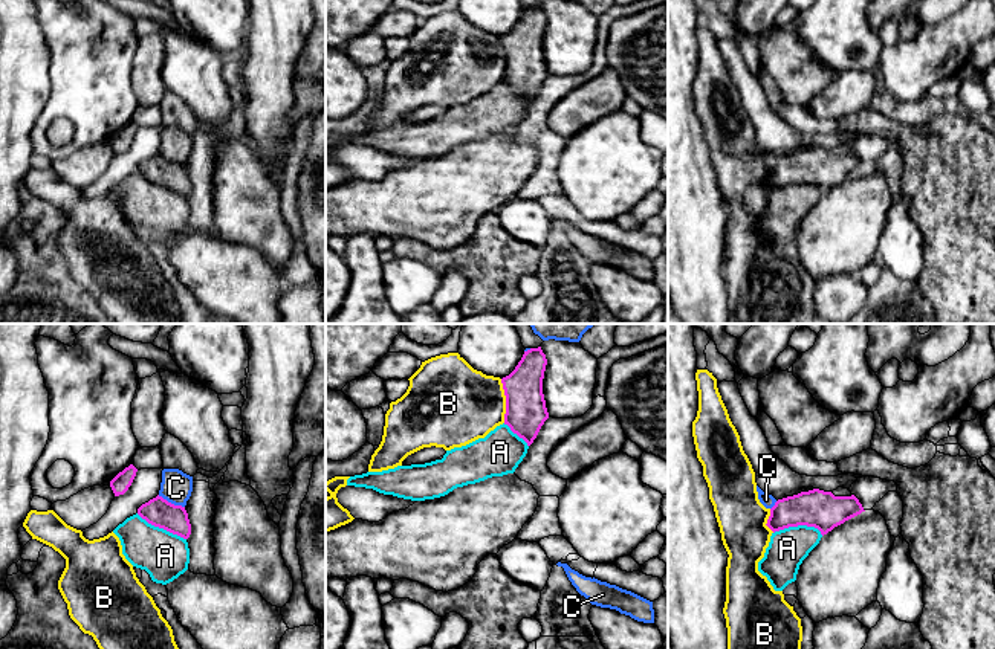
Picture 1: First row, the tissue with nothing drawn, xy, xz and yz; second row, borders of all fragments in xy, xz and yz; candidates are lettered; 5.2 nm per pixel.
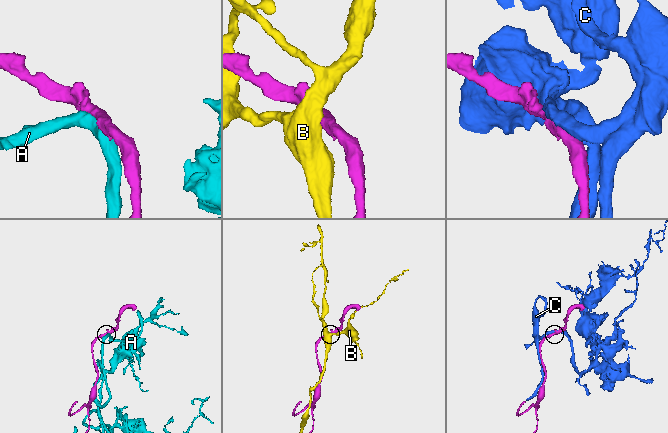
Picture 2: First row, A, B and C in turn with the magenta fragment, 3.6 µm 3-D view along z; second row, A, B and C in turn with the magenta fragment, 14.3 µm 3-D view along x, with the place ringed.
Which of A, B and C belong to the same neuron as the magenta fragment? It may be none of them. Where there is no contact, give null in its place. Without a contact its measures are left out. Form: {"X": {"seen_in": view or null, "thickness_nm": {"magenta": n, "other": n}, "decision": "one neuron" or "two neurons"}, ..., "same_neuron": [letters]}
{"A": {"seen_in": "yz", "thickness_nm": {"magenta": 200, "other": 200}, "decision": "one neuron"}, "B": {"seen_in": "xz", "thickness_nm": {"magenta": 220, "other": 400}, "decision": "two neurons"}, "C": {"seen_in": "xy", "thickness_nm": {"magenta": 150, "other": 170}, "decision": "one neuron"}, "same_neuron": ["A", "C"]}

